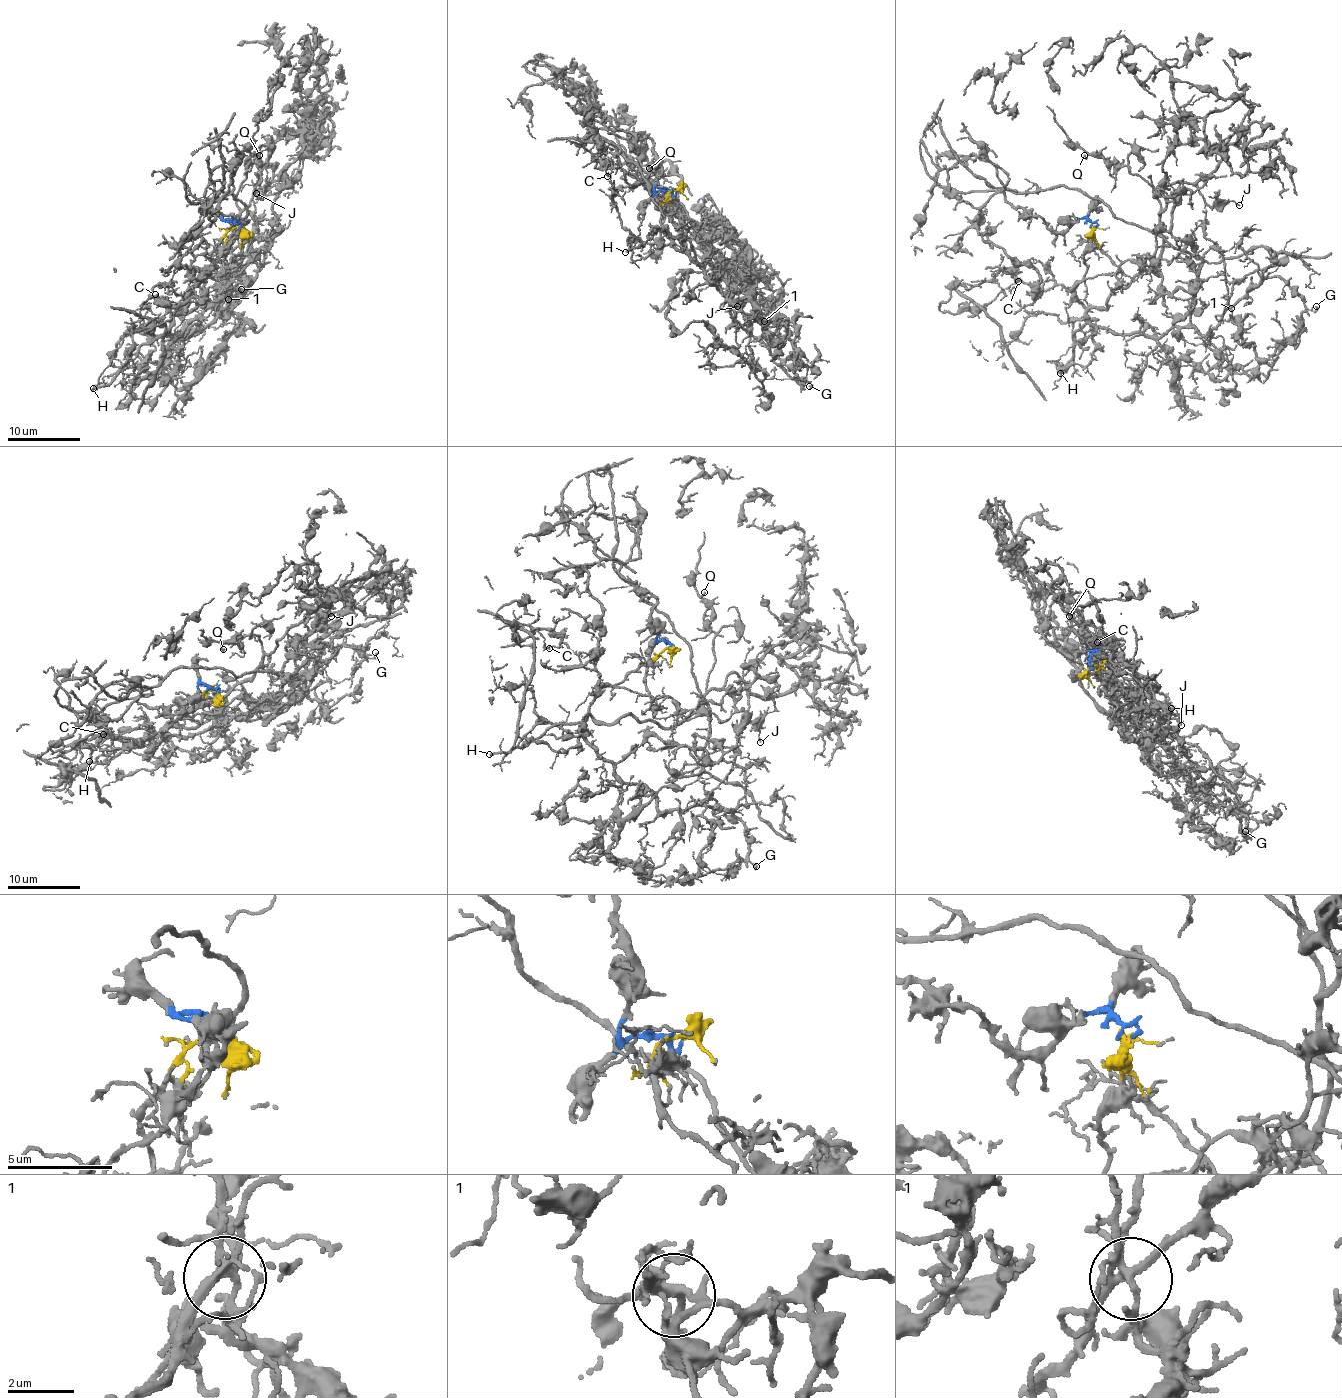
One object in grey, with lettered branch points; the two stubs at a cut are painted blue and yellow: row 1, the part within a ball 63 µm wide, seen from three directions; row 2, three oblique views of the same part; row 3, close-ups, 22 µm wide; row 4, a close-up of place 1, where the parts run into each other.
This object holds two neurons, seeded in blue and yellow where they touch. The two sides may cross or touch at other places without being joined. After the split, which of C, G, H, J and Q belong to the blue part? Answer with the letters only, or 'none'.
none

